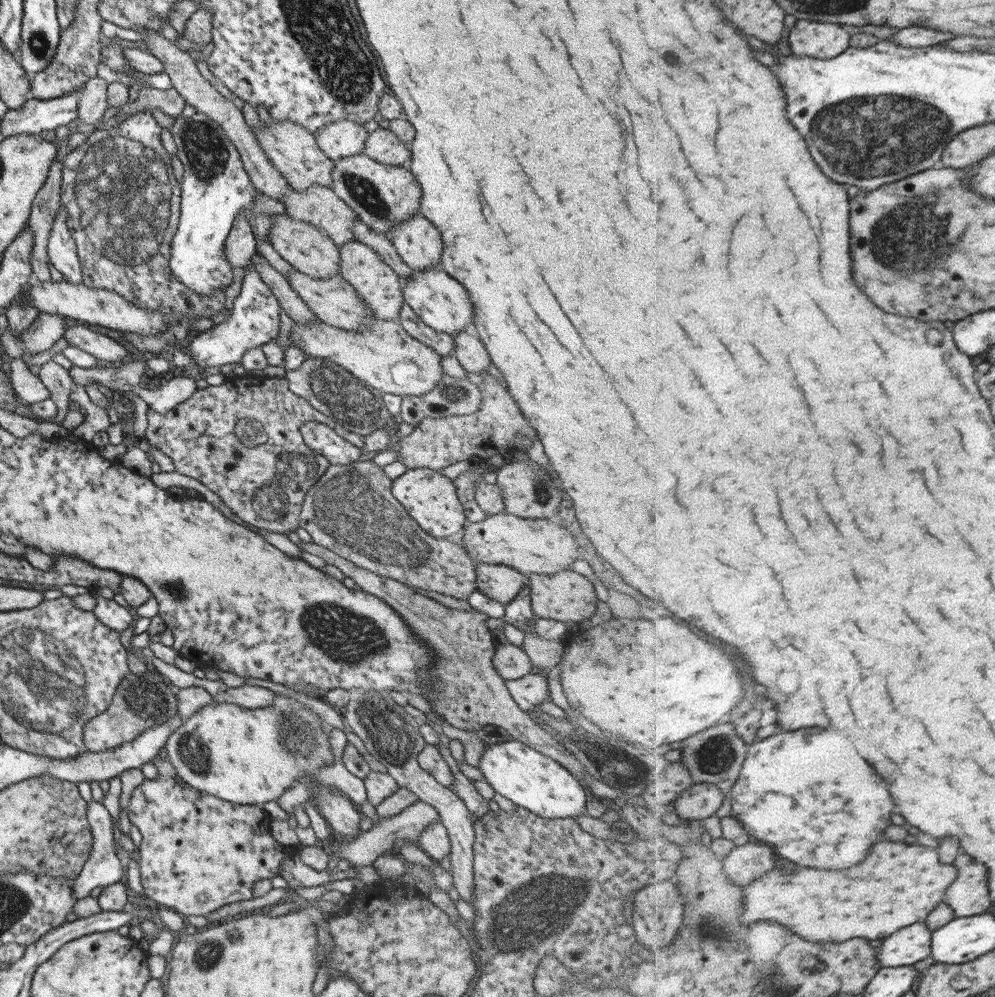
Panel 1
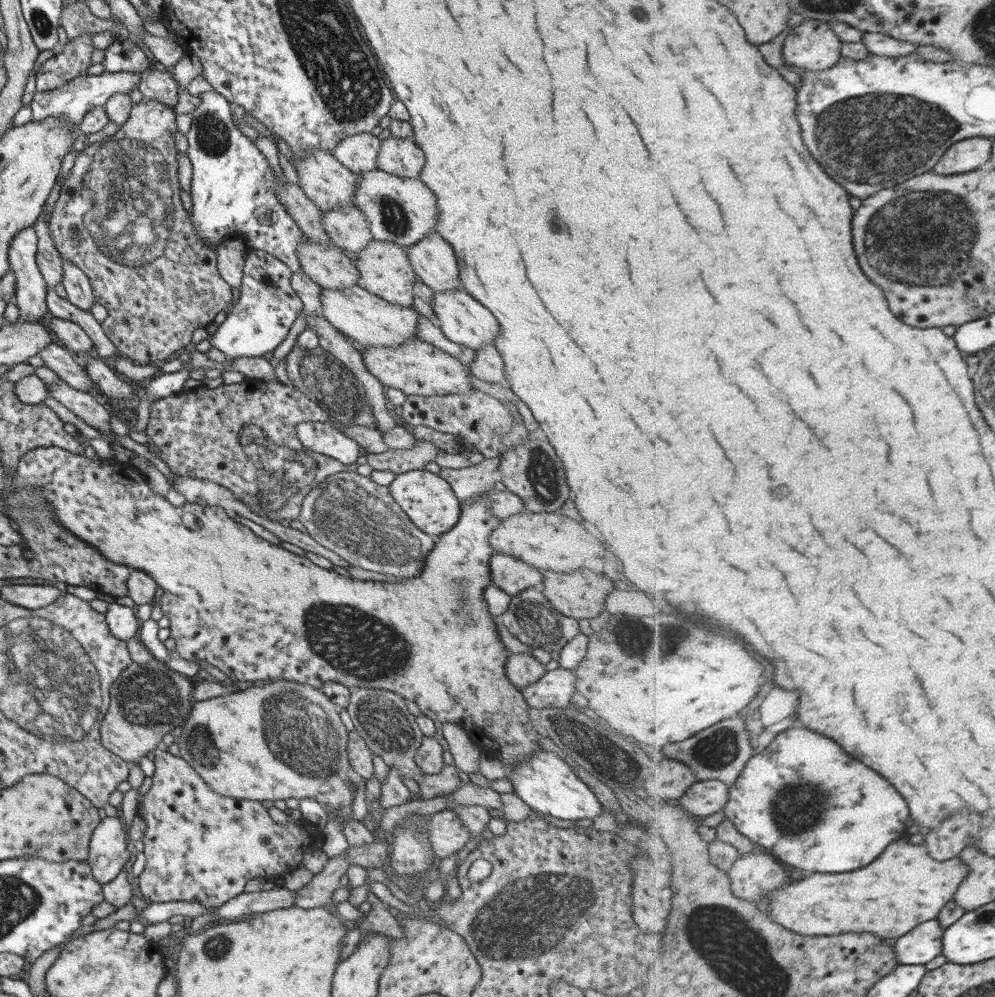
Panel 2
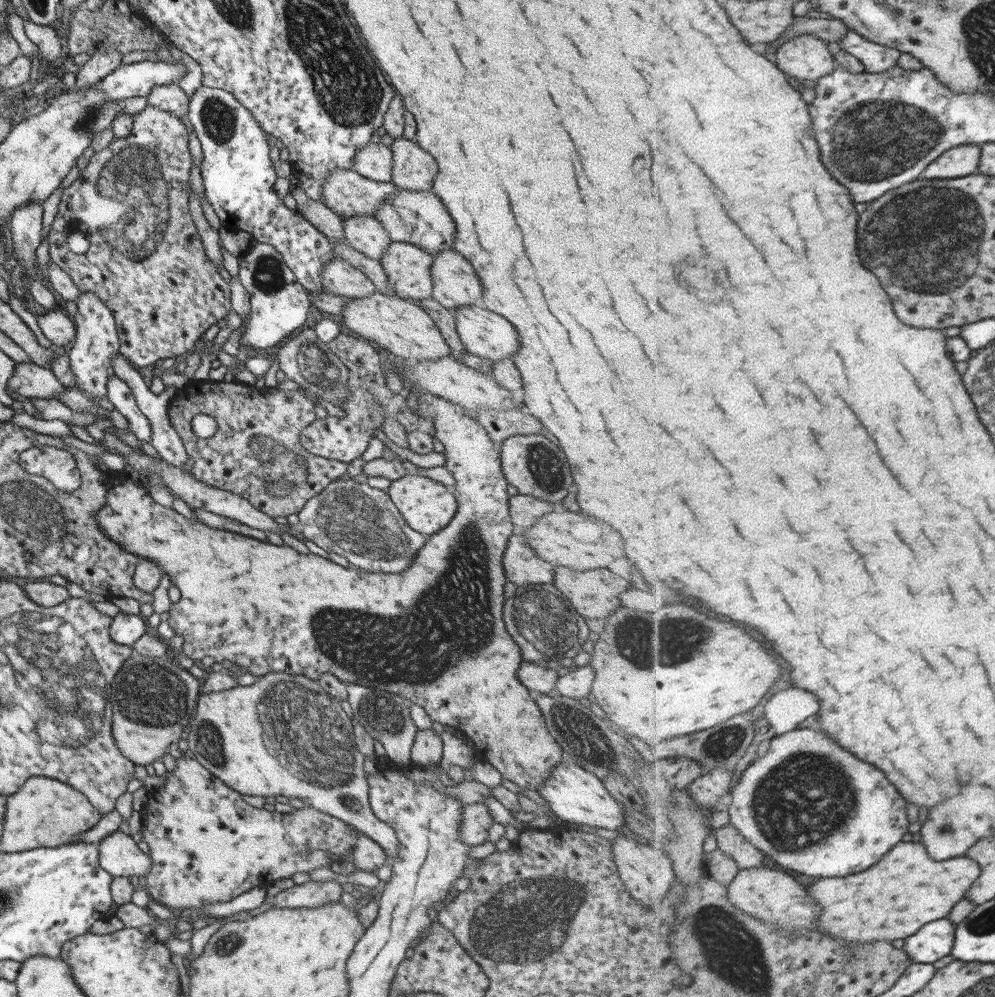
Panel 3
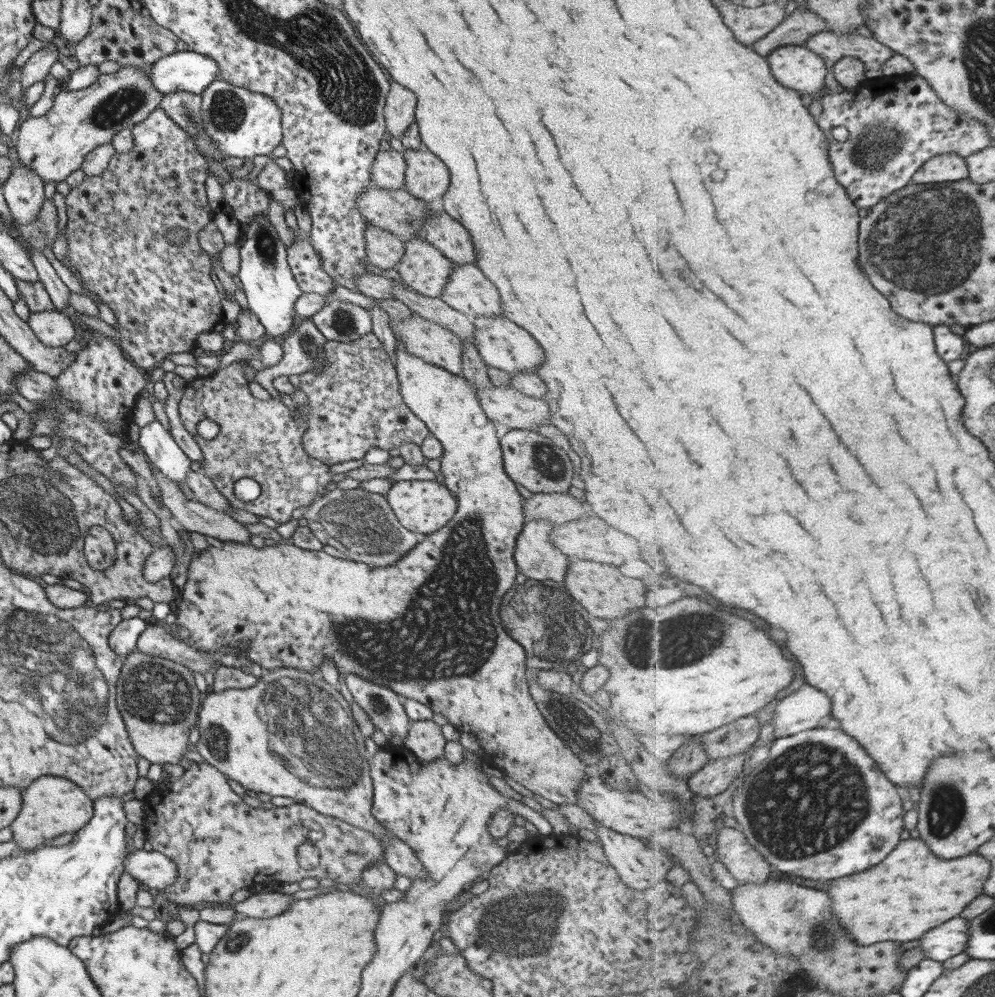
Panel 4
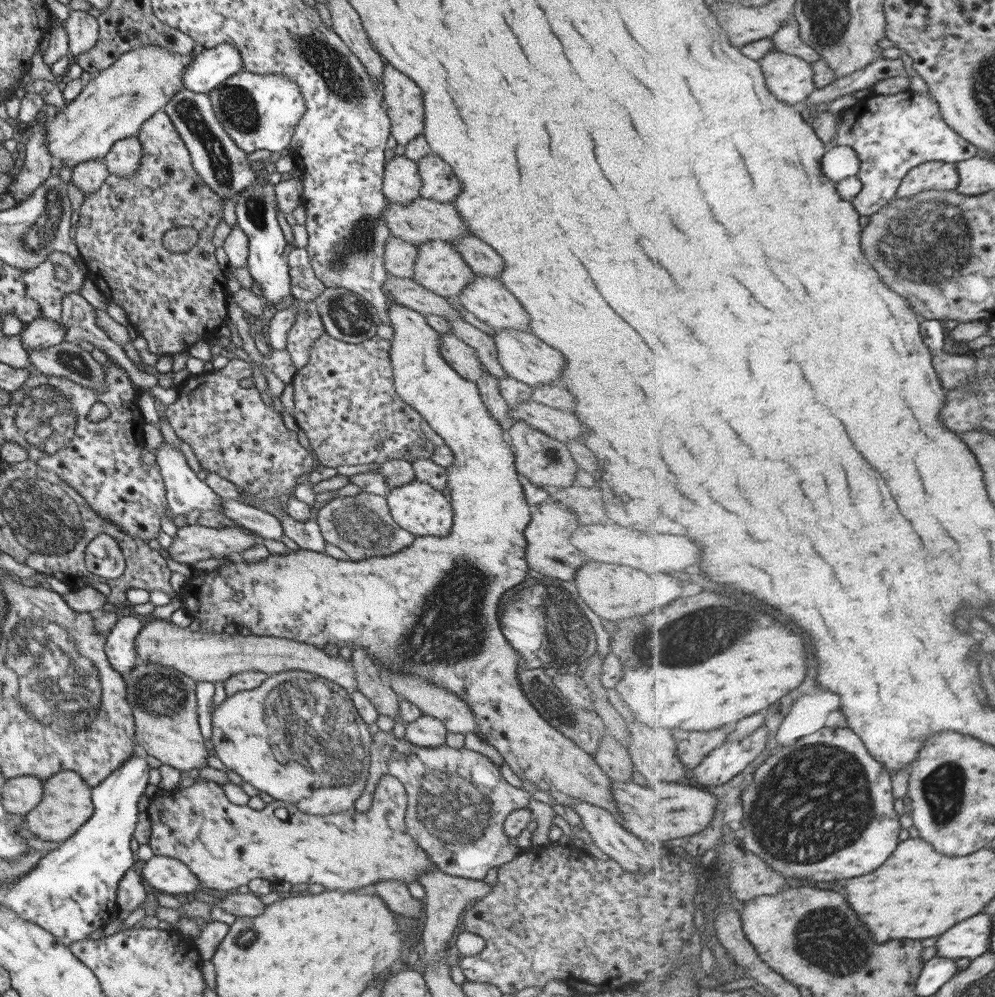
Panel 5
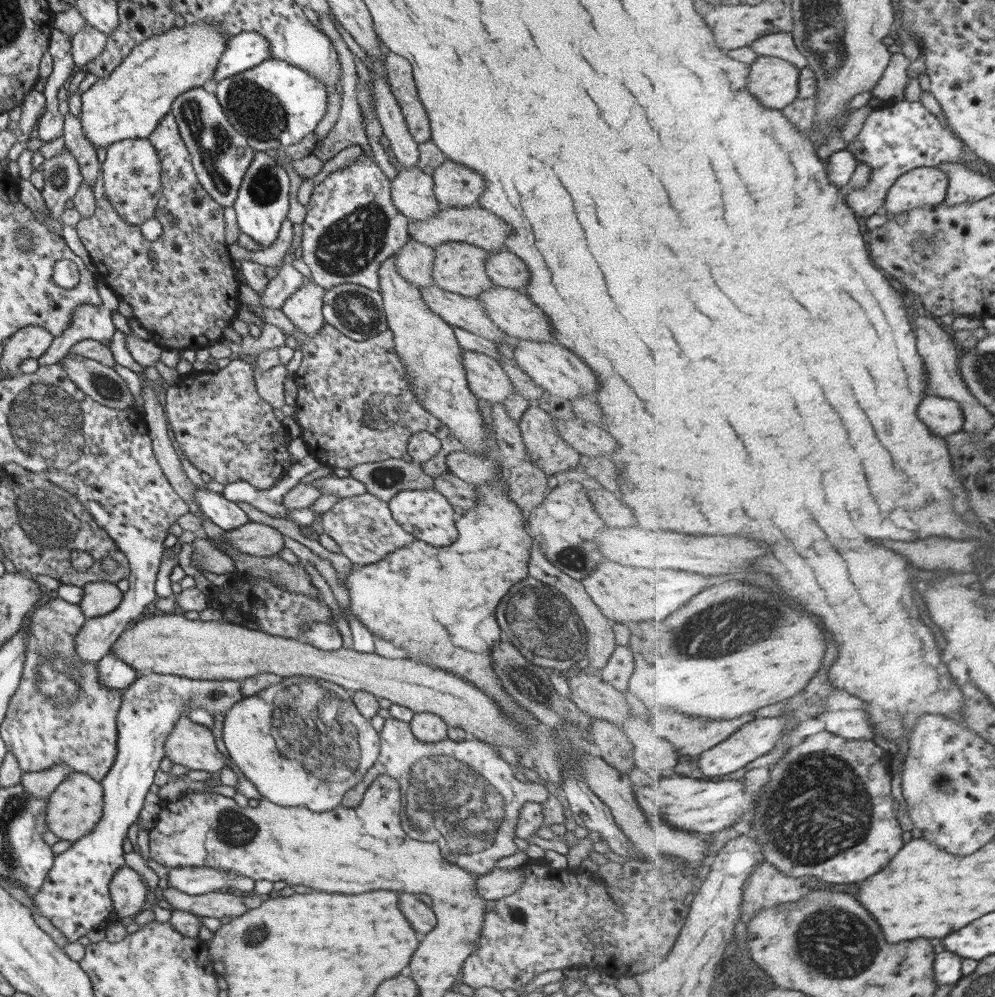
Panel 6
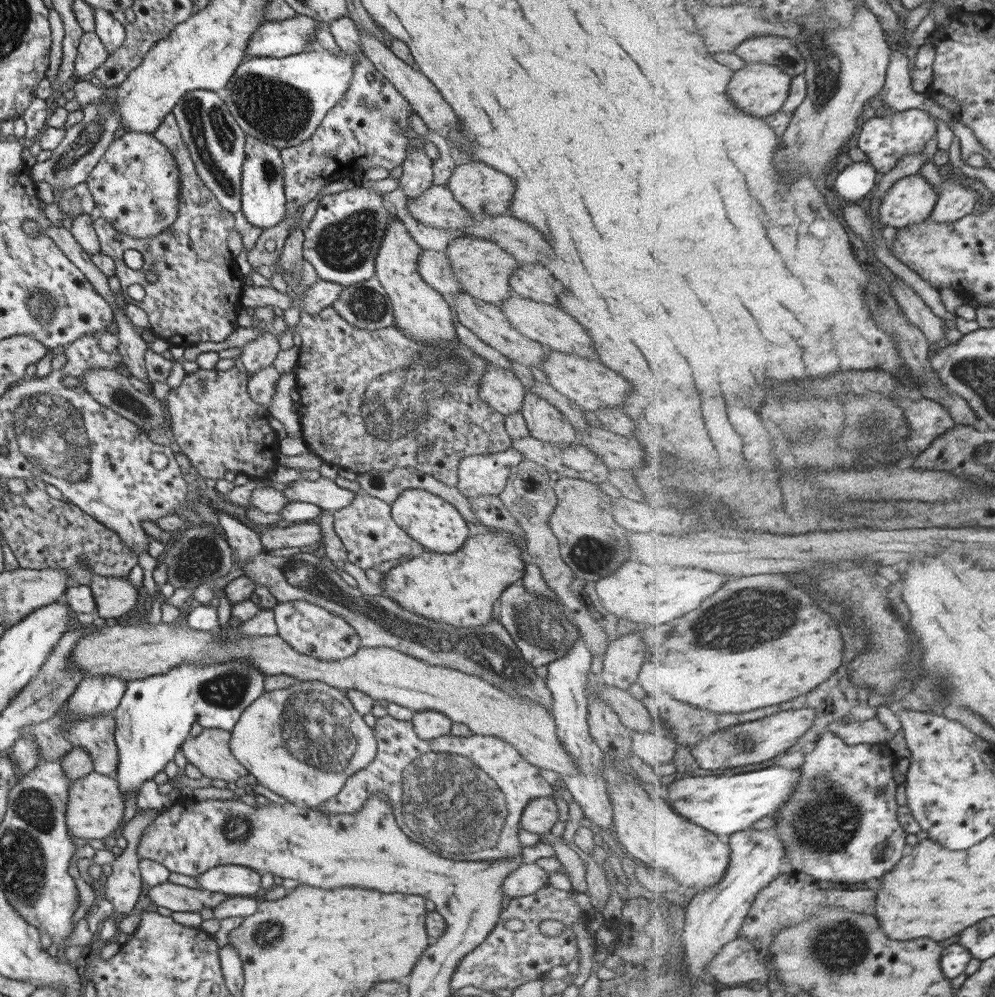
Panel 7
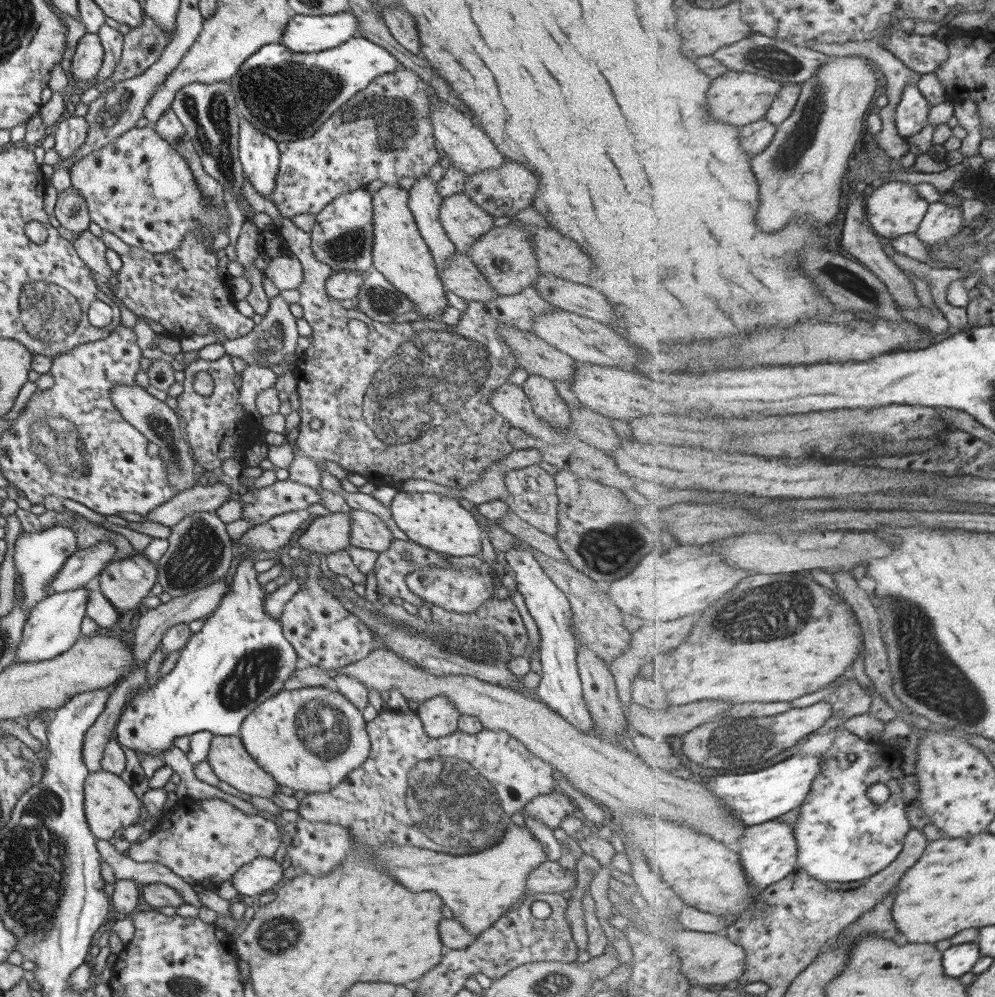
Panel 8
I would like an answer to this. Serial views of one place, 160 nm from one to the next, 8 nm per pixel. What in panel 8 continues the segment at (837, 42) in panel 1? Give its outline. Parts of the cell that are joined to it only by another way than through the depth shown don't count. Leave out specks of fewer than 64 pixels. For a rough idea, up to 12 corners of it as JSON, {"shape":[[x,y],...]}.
{"shape":[[733,70],[707,91],[708,114],[741,128],[765,118],[784,83]]}

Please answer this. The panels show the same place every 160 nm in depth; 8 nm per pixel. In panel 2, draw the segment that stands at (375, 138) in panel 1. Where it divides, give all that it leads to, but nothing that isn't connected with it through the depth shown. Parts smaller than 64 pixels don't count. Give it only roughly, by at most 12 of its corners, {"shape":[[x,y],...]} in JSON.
{"shape":[[407,137],[380,140],[377,169],[417,179],[423,151]]}

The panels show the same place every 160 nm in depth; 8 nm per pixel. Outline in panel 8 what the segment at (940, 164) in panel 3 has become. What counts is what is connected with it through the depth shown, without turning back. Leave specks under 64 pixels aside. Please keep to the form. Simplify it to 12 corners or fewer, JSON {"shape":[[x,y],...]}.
{"shape":[[903,181],[866,200],[876,234],[919,232],[930,203]]}

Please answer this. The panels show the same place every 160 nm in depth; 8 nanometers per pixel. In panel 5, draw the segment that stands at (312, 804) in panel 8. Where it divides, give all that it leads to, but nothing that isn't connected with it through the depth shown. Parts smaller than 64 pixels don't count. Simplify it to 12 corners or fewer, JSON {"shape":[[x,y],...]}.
{"shape":[[380,729],[353,809],[383,775],[437,871],[482,880],[521,849],[503,820],[529,805],[479,752]]}

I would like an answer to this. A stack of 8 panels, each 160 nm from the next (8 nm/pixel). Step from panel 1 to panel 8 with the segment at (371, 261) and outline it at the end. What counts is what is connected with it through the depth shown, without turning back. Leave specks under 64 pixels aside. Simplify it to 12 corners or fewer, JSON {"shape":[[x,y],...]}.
{"shape":[[492,227],[465,256],[501,296],[541,273],[528,232]]}

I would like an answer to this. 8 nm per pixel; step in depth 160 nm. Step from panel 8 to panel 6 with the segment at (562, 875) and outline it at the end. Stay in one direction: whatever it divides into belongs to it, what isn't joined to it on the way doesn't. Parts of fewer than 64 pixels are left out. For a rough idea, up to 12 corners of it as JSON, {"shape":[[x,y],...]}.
{"shape":[[491,870],[475,878],[485,900],[514,894],[524,884],[521,872]]}

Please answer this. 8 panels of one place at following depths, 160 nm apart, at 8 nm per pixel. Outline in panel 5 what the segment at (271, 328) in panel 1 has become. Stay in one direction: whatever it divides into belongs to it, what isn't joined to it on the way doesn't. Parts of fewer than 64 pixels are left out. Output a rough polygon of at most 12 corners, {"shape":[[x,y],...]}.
{"shape":[[273,185],[238,192],[245,268],[273,305],[290,294]]}

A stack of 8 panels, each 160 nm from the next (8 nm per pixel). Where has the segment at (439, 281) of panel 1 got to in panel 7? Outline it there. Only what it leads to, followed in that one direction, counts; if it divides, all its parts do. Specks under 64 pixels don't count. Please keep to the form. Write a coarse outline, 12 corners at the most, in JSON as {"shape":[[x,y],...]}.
{"shape":[[548,350],[551,388],[591,412],[621,406],[623,376],[593,358]]}

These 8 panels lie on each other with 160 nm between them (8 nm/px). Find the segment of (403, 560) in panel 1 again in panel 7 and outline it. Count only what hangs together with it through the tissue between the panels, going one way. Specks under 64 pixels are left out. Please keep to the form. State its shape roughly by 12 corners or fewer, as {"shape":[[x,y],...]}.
{"shape":[[359,492],[332,511],[347,561],[364,571],[411,552],[390,505]]}

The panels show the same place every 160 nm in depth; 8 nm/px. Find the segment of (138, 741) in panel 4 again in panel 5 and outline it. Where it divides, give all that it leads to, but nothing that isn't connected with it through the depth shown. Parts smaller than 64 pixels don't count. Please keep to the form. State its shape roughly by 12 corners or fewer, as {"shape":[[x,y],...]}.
{"shape":[[160,664],[123,674],[134,742],[180,771],[211,752],[196,681]]}

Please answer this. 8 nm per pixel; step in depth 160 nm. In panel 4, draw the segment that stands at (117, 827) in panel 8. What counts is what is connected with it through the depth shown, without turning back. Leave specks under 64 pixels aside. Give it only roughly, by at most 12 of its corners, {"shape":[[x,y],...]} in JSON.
{"shape":[[45,775],[21,793],[9,825],[17,849],[79,831],[92,801]]}

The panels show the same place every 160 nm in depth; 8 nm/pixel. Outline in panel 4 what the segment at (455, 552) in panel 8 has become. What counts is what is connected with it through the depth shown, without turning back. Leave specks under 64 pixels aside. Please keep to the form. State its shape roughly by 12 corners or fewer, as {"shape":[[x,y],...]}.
{"shape":[[398,480],[383,497],[404,529],[424,536],[456,511],[432,480]]}

